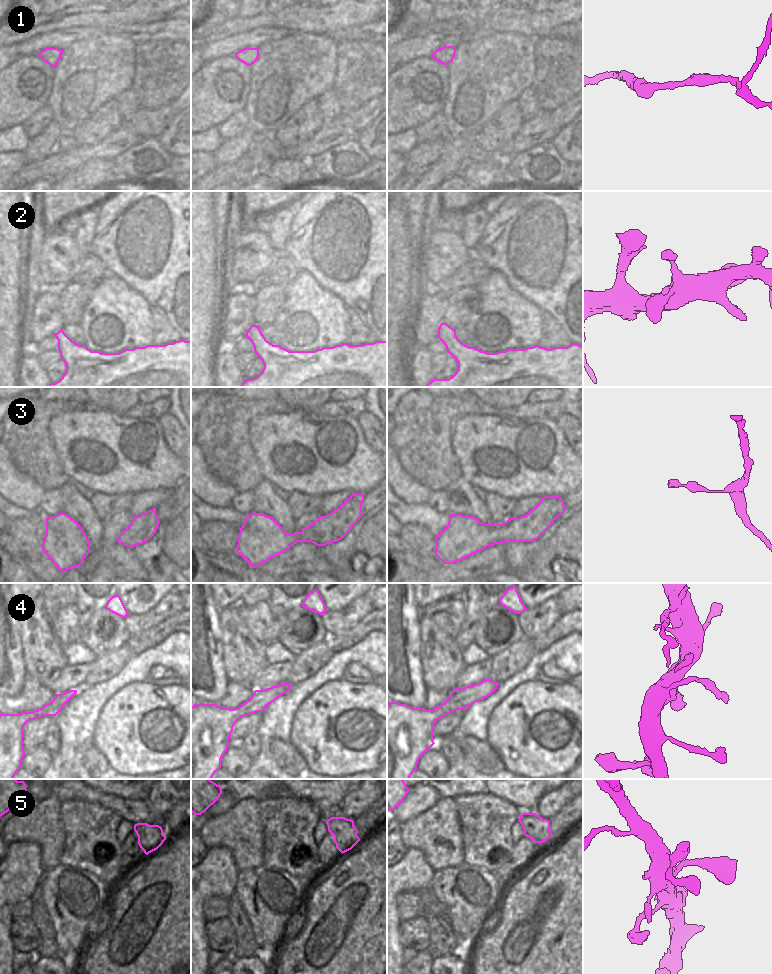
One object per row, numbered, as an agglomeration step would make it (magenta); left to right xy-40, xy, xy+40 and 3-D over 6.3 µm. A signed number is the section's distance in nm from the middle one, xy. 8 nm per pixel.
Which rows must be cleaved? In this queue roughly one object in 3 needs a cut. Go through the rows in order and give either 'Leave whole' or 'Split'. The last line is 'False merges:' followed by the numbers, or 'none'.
1: Leave whole
2: Leave whole
3: Leave whole
4: Leave whole
5: Leave whole
False merges: none.

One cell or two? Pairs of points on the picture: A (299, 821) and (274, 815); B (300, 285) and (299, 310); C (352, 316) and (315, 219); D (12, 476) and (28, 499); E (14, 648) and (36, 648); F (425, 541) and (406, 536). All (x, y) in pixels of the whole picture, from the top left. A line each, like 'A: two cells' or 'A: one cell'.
A: one cell
B: one cell
C: two cells
D: one cell
E: two cells
F: one cell

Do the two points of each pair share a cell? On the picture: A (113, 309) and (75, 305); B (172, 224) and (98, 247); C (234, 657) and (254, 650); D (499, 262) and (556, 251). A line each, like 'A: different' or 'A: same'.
A: different
B: same
C: same
D: same

